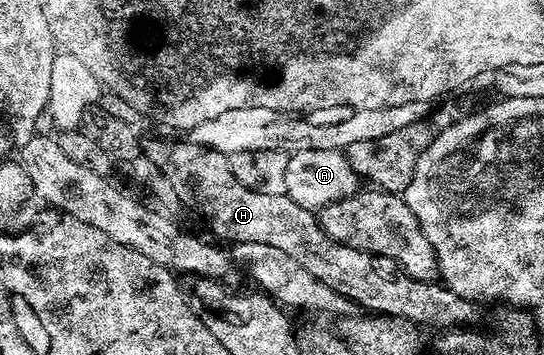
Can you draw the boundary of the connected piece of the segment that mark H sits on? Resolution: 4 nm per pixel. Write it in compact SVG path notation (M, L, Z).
M147 139L142 140L142 154L152 163L161 169L165 181L173 185L173 193L180 204L192 207L199 215L207 218L207 223L211 226L211 231L215 235L220 235L223 239L228 239L228 244L234 245L241 242L257 242L258 244L273 245L280 248L282 252L289 253L295 257L305 269L320 279L329 288L345 298L350 299L352 304L359 303L364 312L377 315L392 315L393 317L405 317L409 321L431 327L435 329L450 329L453 327L470 328L471 323L478 317L480 308L472 299L457 297L442 282L417 281L409 277L402 271L398 263L384 255L371 255L368 251L353 249L344 243L334 243L325 233L325 229L320 225L316 212L305 209L297 205L284 195L266 195L265 193L253 192L241 185L234 177L234 170L230 167L228 156L222 155L219 151L214 151L208 147L202 147L190 141L184 143L170 143L167 139Z

